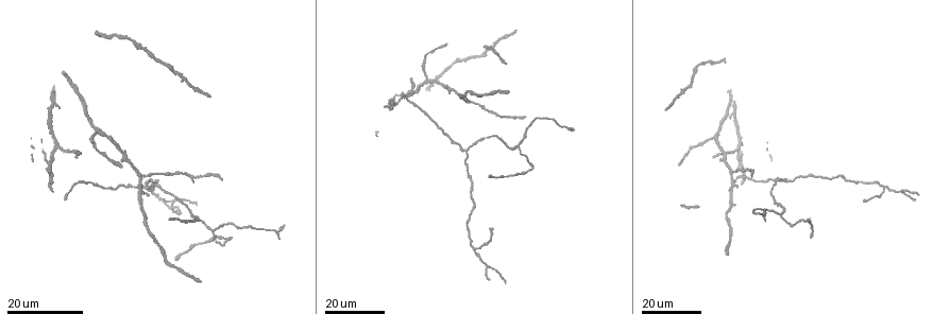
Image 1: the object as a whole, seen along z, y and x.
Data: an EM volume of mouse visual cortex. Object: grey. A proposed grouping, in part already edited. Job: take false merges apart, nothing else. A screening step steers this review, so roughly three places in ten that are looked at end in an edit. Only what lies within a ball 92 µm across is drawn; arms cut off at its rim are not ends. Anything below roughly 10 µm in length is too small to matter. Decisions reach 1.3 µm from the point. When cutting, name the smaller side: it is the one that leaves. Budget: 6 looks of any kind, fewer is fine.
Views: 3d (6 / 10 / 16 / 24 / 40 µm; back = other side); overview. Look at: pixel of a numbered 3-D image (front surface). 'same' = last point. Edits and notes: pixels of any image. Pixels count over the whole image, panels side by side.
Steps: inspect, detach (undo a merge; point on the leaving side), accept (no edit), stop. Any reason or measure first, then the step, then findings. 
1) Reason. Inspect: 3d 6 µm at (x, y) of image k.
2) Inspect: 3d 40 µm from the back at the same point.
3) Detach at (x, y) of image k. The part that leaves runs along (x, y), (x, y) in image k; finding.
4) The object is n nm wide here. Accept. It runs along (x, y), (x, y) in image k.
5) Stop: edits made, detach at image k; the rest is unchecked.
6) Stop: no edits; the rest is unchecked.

Three arms meet. Inspect: 3d 16 µm at (780, 217) of image 1.

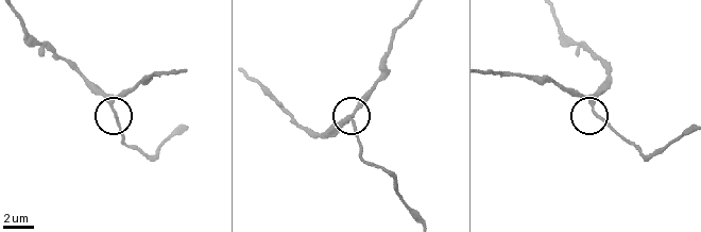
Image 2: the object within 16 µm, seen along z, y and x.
Zoom in. Inspect: 3d 10 µm at (112, 104) of image 2.

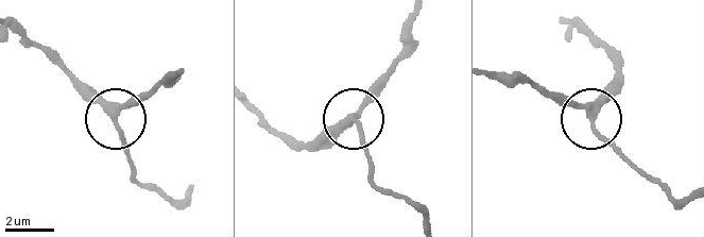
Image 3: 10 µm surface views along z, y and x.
The object is 240 nm wide here. Accept. It runs along (255, 109), (279, 132), (322, 140), (393, 74) in image 3; continuous, no second cell.

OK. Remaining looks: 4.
A fork. Inspect: 3d 16 µm at (885, 188) of image 1.

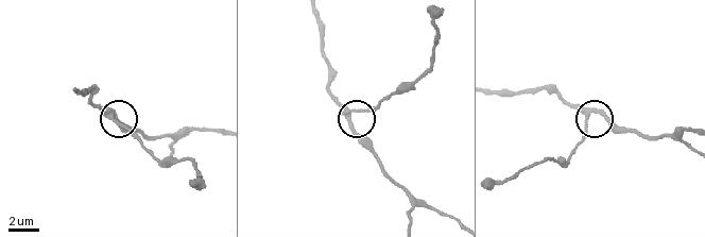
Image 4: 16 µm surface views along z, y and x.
Inspect: 3d 10 µm at (347, 111) of image 4.

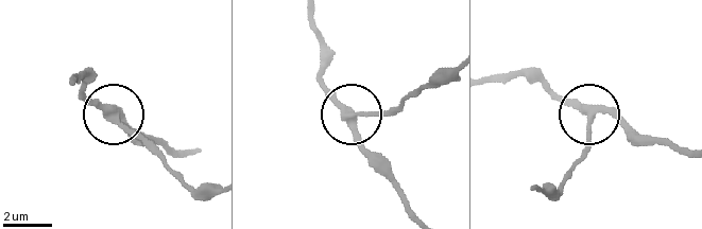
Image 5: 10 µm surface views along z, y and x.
Accept. It runs along (306, 15), (330, 93), (355, 112), (395, 108) in image 5; one cell here.

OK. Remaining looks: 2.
Branch point. Inspect: 3d 24 µm at (148, 189) of image 1.

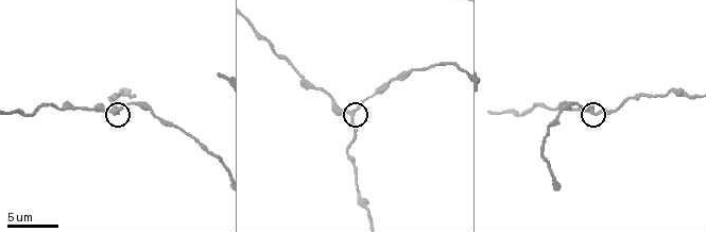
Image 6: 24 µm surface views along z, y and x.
Inspect: 3d 6 µm at (355, 115) of image 6.

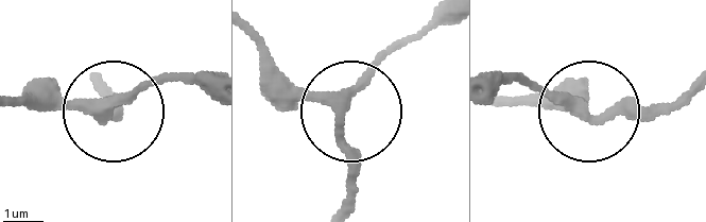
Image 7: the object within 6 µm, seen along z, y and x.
The side arm is 58 µm long. Accept. It runs along (250, 40), (299, 87), (347, 104), (398, 44) in image 7; continuous, no second cell.

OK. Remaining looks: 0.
Stop: no edits; the rest is unchecked.

